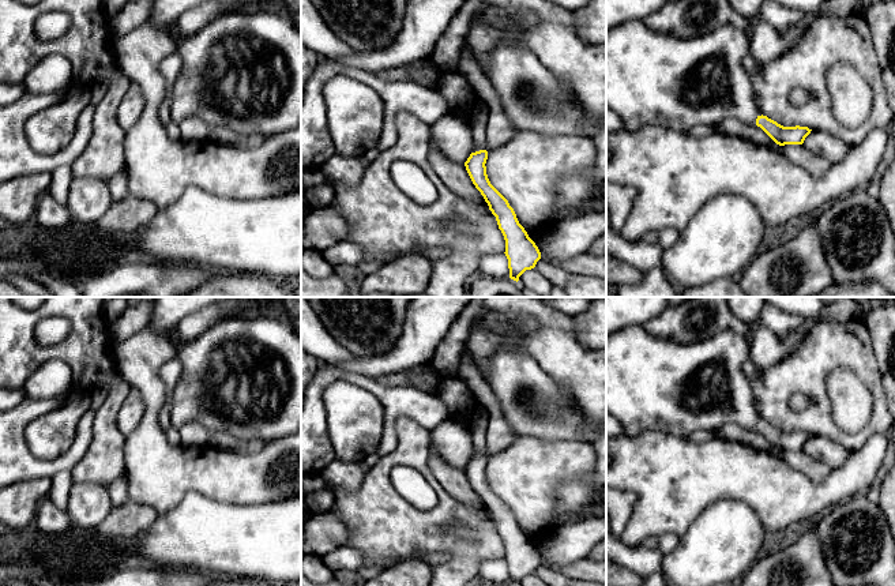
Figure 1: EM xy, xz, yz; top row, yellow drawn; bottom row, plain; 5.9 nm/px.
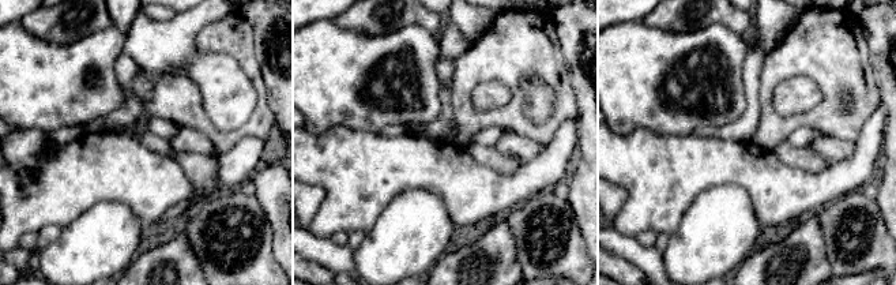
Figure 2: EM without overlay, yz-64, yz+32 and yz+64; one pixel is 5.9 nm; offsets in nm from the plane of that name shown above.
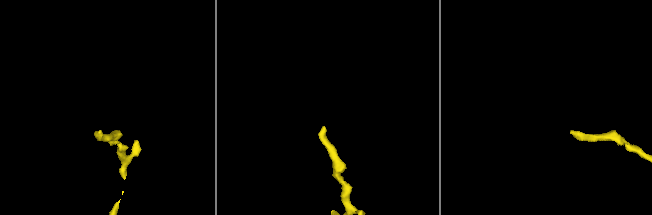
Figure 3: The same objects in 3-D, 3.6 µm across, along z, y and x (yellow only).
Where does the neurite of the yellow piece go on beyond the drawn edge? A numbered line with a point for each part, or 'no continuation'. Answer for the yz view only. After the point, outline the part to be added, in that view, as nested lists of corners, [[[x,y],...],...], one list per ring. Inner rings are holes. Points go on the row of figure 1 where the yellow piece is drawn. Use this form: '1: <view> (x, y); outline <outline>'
1: yz (653, 78); outline [[[642,19],[628,20],[606,33],[606,106],[620,119],[623,129],[638,131],[646,125],[687,132],[695,125],[718,125],[726,119],[753,124],[757,109],[742,59],[749,55],[749,34],[725,25],[692,40],[648,29]]]

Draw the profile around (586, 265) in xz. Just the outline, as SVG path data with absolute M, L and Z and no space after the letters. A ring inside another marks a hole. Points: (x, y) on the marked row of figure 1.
M550 229L529 230L529 237L535 243L541 252L541 259L549 262L556 267L561 267L571 274L584 277L598 277L606 279L606 258L593 256L591 253L580 253L572 259L559 259L548 252L548 244L550 240Z

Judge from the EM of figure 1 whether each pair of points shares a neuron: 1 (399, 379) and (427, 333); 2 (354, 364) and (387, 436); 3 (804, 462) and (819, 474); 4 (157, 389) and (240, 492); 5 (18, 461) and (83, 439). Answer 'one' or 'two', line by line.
1: two
2: two
3: one
4: one
5: one

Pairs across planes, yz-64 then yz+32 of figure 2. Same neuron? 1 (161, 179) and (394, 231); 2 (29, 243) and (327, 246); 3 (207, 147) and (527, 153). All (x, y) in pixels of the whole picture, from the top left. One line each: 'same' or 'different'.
1: different
2: different
3: same

